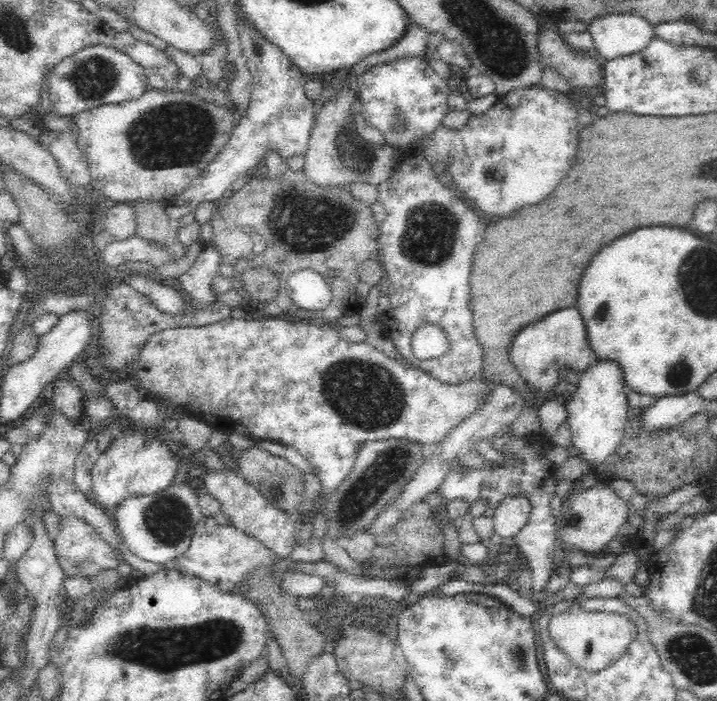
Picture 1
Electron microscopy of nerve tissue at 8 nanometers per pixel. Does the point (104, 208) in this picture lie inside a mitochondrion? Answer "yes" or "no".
no

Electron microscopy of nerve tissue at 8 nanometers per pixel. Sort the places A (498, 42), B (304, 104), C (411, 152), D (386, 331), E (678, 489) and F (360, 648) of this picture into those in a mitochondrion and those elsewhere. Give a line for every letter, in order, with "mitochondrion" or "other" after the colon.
A: mitochondrion
B: other
C: other
D: other
E: other
F: other

